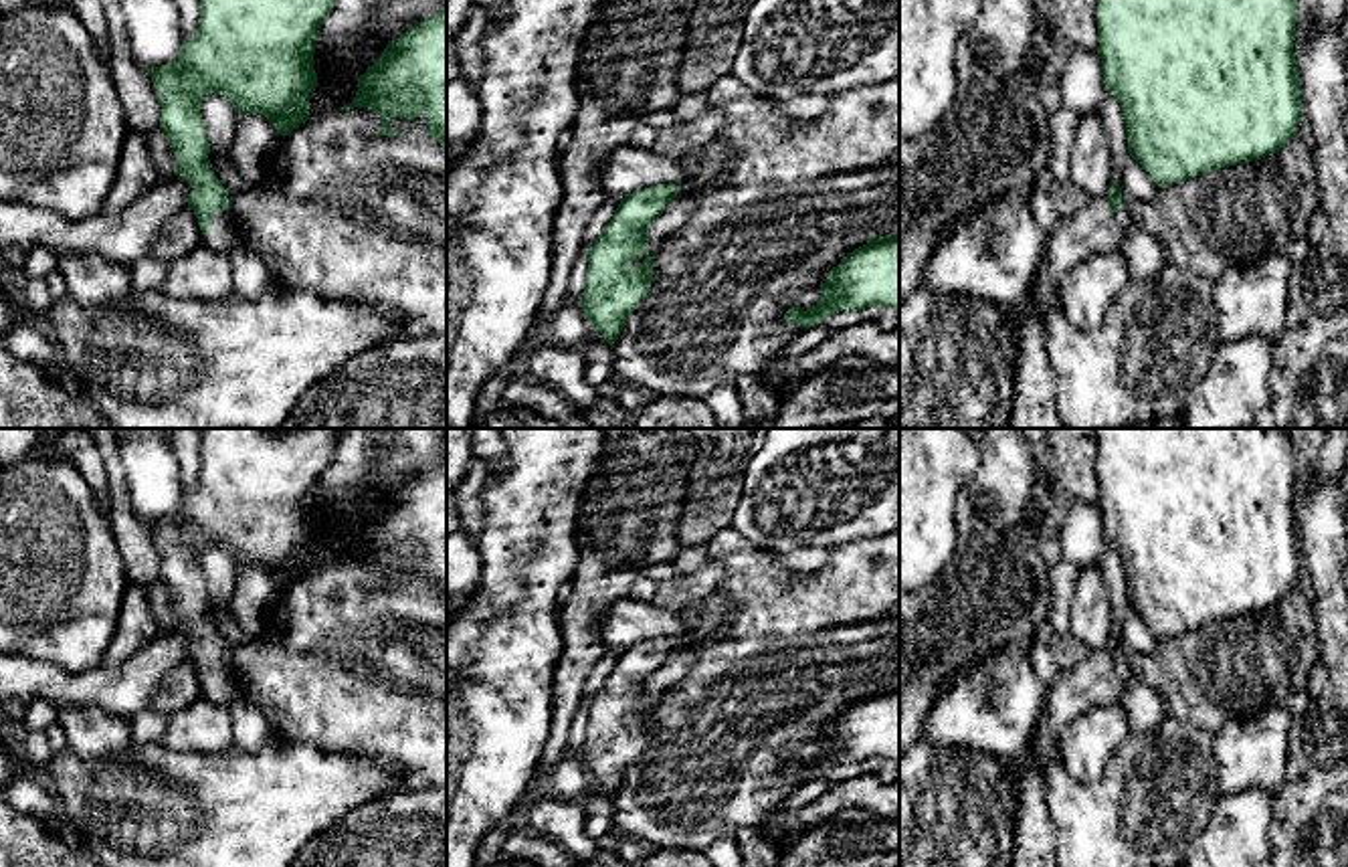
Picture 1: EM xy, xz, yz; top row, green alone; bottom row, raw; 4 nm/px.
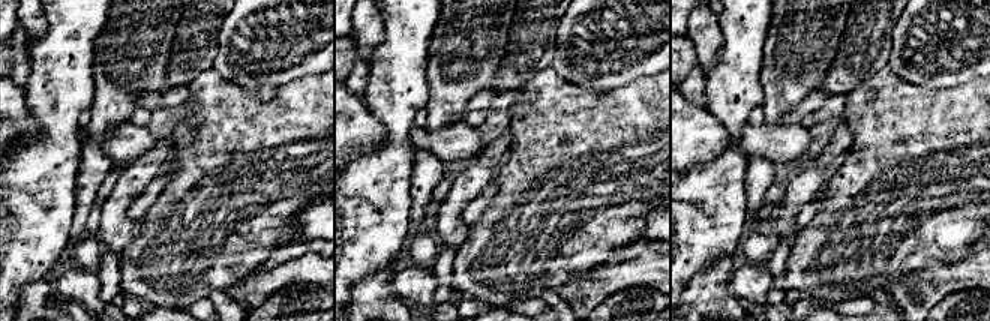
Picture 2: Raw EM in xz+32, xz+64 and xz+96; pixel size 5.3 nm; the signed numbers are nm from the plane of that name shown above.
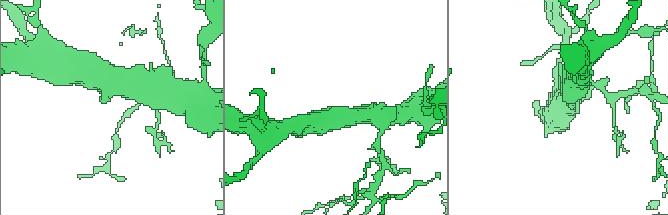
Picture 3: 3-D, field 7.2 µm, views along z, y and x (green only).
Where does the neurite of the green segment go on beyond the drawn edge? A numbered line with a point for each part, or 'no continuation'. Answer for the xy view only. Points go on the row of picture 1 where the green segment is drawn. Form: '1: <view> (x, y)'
1: xy (225, 235)

